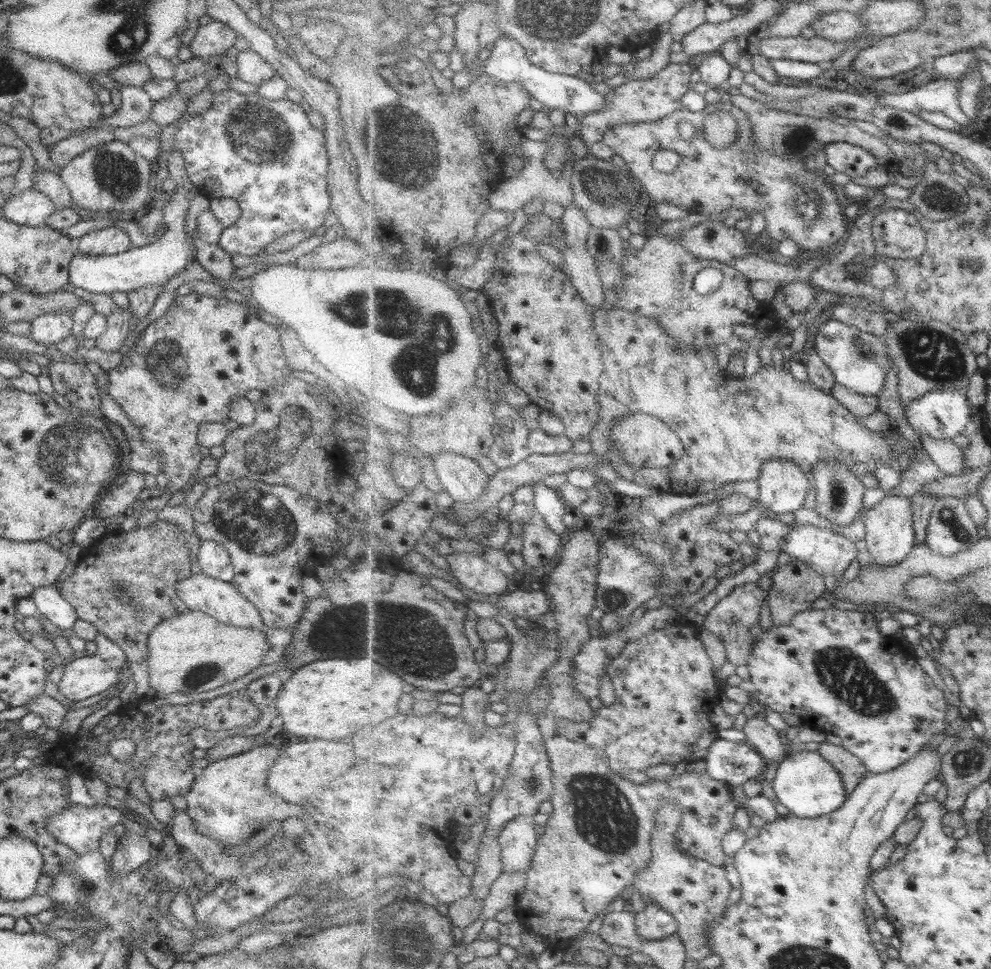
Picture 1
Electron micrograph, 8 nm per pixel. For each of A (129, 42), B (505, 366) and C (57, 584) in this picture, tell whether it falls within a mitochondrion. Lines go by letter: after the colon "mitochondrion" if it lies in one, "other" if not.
A: mitochondrion
B: other
C: other

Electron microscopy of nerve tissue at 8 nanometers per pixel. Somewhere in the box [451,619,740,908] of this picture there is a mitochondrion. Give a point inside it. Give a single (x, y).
(605, 817)

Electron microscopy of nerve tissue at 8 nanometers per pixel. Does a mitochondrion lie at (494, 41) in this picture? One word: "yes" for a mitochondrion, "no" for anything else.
no

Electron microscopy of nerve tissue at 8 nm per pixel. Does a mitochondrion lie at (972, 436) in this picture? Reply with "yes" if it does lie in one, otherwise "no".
no

